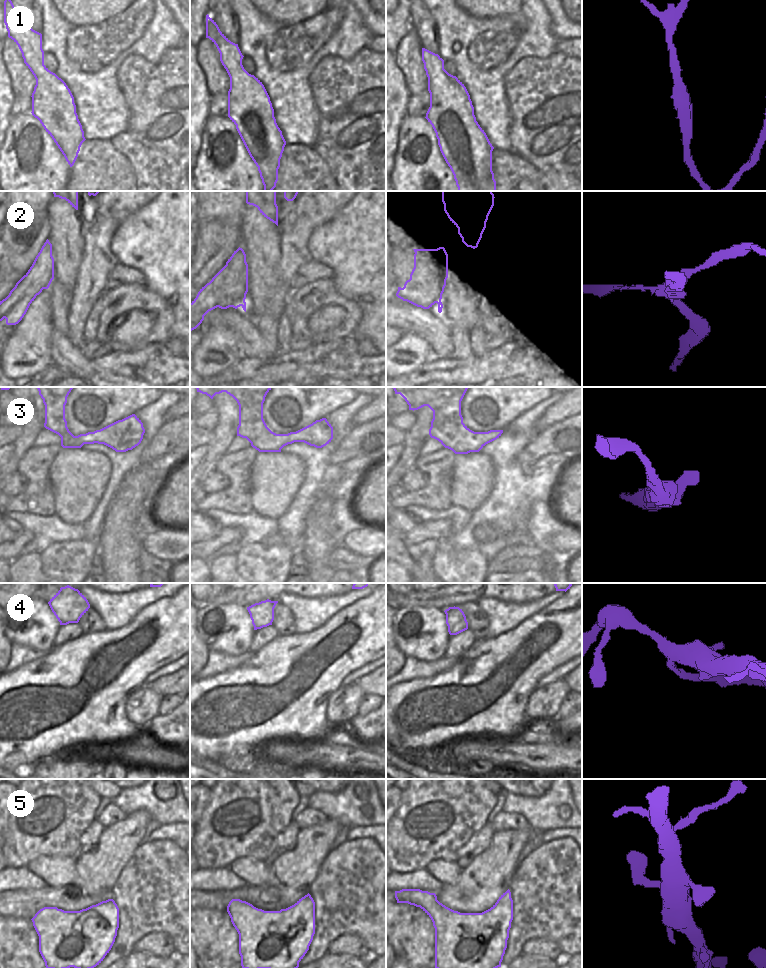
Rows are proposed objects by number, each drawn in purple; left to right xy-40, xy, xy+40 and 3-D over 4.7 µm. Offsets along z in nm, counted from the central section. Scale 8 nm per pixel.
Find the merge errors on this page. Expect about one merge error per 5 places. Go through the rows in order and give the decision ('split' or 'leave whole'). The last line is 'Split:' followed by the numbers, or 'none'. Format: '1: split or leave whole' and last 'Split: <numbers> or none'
1: leave whole
2: split
3: leave whole
4: leave whole
5: leave whole
Split: 2

